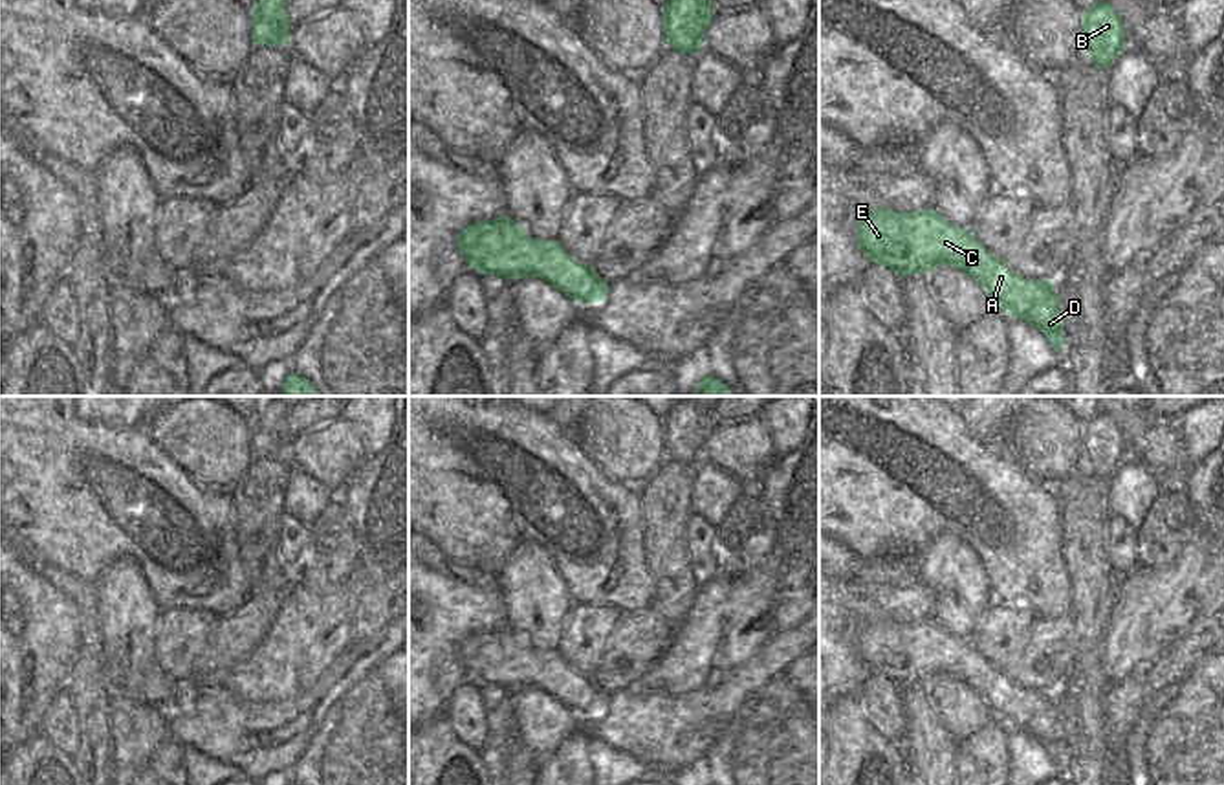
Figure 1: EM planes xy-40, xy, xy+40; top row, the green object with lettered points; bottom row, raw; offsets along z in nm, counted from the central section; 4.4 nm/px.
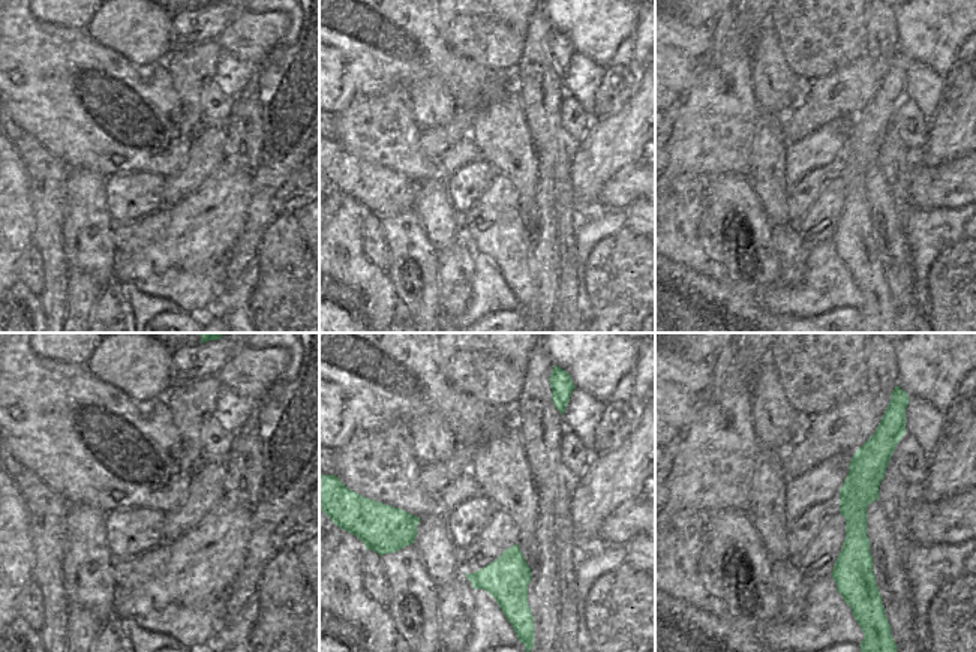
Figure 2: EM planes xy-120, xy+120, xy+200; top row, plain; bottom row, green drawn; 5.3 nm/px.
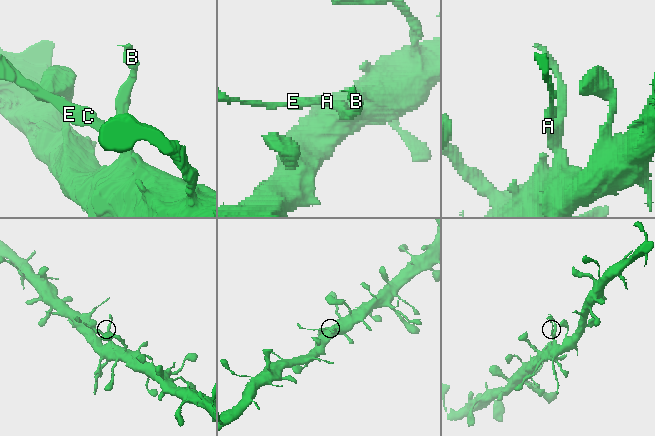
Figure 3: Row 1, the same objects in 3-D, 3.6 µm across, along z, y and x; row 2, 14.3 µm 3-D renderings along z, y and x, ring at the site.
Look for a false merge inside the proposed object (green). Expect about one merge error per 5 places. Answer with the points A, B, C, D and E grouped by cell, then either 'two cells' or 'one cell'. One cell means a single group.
A B C D E; one cell

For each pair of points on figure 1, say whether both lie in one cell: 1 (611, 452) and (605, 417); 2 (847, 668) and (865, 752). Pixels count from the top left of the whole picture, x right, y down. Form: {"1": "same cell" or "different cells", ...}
{"1": "same cell", "2": "different cells"}

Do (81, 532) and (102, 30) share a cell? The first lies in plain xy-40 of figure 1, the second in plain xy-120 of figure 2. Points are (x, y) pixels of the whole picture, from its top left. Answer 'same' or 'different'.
different

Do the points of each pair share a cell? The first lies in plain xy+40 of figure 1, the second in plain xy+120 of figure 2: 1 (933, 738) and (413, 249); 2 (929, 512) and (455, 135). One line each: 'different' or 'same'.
1: same
2: different

